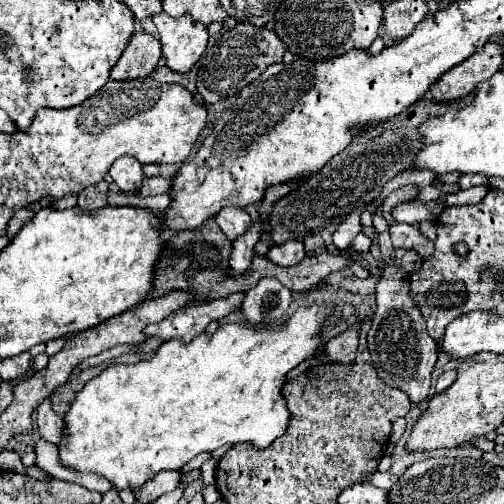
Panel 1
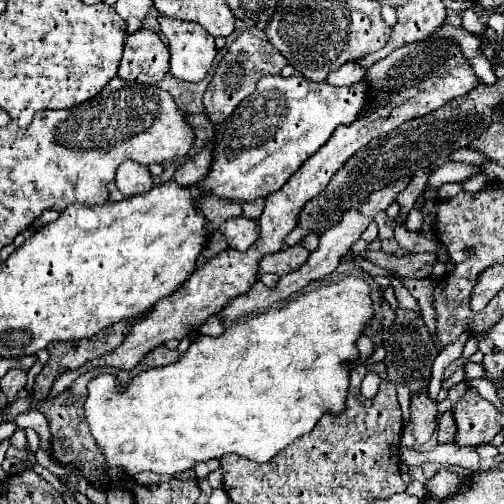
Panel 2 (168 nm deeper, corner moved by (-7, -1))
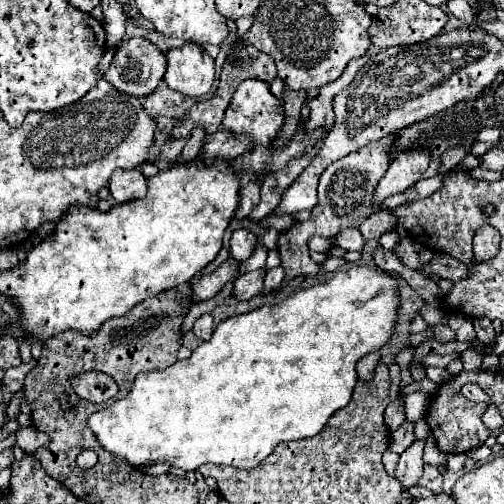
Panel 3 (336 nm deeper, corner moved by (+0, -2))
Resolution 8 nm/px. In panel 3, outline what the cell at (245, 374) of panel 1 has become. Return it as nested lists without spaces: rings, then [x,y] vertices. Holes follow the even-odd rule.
[[[365,265],[339,271],[329,281],[299,289],[279,303],[219,323],[213,337],[201,343],[189,359],[163,371],[139,373],[123,399],[89,417],[89,427],[109,453],[125,457],[135,467],[145,461],[169,461],[185,471],[195,471],[205,463],[253,469],[279,443],[317,435],[329,417],[351,401],[357,361],[391,341],[399,307],[395,277]]]

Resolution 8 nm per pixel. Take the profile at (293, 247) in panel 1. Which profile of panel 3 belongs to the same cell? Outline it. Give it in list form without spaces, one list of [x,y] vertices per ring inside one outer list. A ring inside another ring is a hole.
[[[265,267],[263,269],[257,269],[257,271],[251,271],[251,273],[245,273],[241,275],[237,281],[235,281],[235,289],[233,289],[233,295],[235,299],[239,301],[249,301],[253,297],[257,297],[261,291],[263,291],[263,275],[265,275]]]

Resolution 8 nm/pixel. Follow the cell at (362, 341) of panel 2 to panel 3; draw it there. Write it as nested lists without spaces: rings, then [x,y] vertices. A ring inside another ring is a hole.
[[[369,353],[369,355],[365,355],[365,357],[357,363],[359,379],[363,379],[363,381],[371,381],[371,379],[373,379],[371,375],[375,373],[375,367],[377,367],[379,359],[381,359],[381,353]]]

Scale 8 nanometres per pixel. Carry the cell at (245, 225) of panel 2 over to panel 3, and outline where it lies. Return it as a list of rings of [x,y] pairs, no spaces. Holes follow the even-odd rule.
[[[237,229],[231,235],[231,257],[235,261],[247,261],[255,251],[257,237],[247,229]]]

